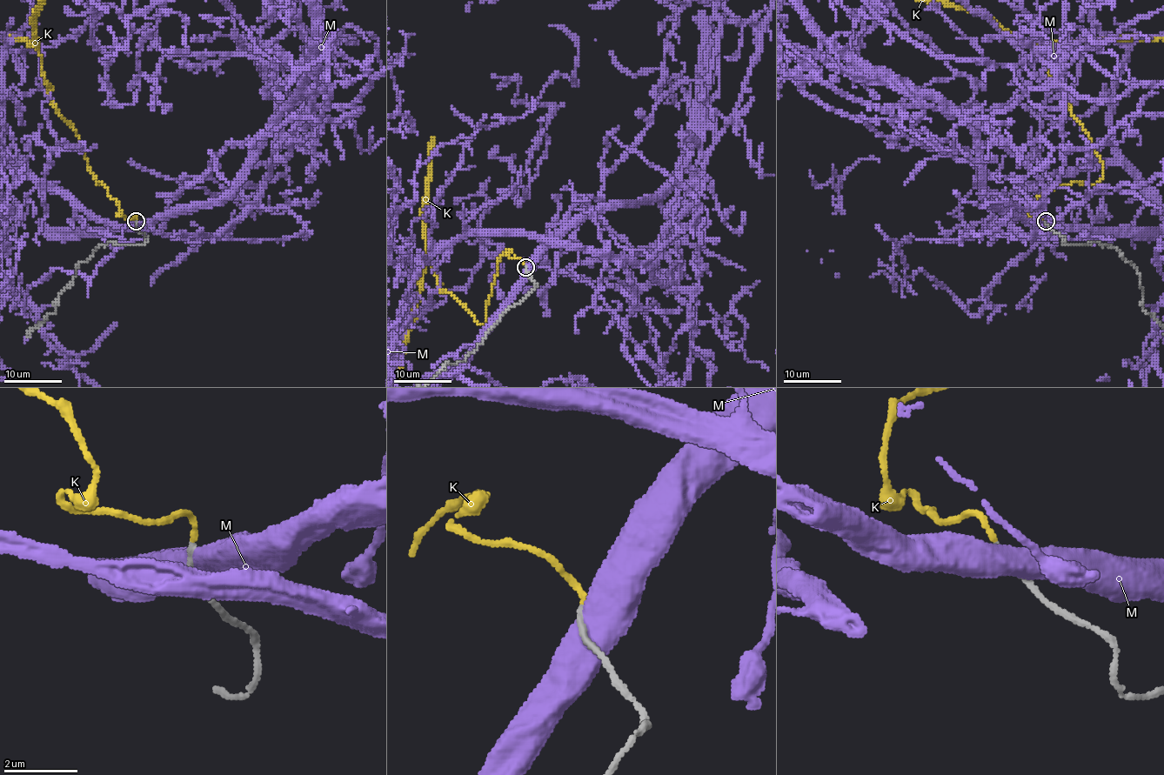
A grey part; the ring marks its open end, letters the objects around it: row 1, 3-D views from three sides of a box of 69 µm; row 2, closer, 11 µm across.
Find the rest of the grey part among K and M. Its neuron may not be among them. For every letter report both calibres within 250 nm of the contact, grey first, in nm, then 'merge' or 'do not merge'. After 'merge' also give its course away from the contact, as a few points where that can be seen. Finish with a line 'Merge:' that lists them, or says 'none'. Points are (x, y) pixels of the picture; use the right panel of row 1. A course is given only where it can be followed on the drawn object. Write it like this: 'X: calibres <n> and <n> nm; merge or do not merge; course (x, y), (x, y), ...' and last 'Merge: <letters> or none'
K: calibres 130 and 130 nm; merge
M: calibres 170 and 550 nm; do not merge
Merge: K

